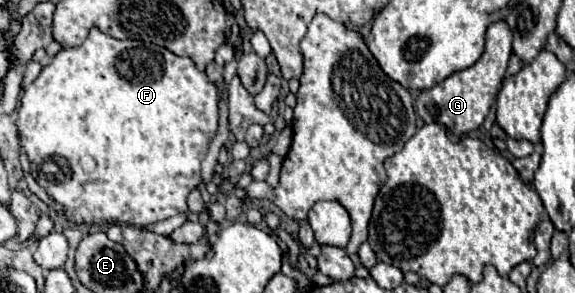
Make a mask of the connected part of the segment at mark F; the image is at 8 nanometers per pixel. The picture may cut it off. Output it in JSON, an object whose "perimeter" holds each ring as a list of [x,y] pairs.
{"perimeter":[[[91,29],[89,37],[81,47],[61,49],[53,57],[53,61],[47,67],[43,67],[41,75],[25,89],[21,97],[17,123],[21,133],[21,147],[27,151],[27,157],[31,163],[31,175],[53,201],[65,207],[63,211],[59,211],[59,215],[63,215],[67,221],[75,225],[117,223],[117,225],[145,227],[187,211],[187,195],[191,193],[191,189],[195,189],[201,183],[201,161],[205,159],[209,143],[217,133],[217,121],[219,121],[217,103],[219,103],[217,87],[209,83],[207,75],[199,71],[189,57],[179,57],[167,51],[165,47],[145,43],[145,41],[119,41],[101,33],[99,29]]]}

